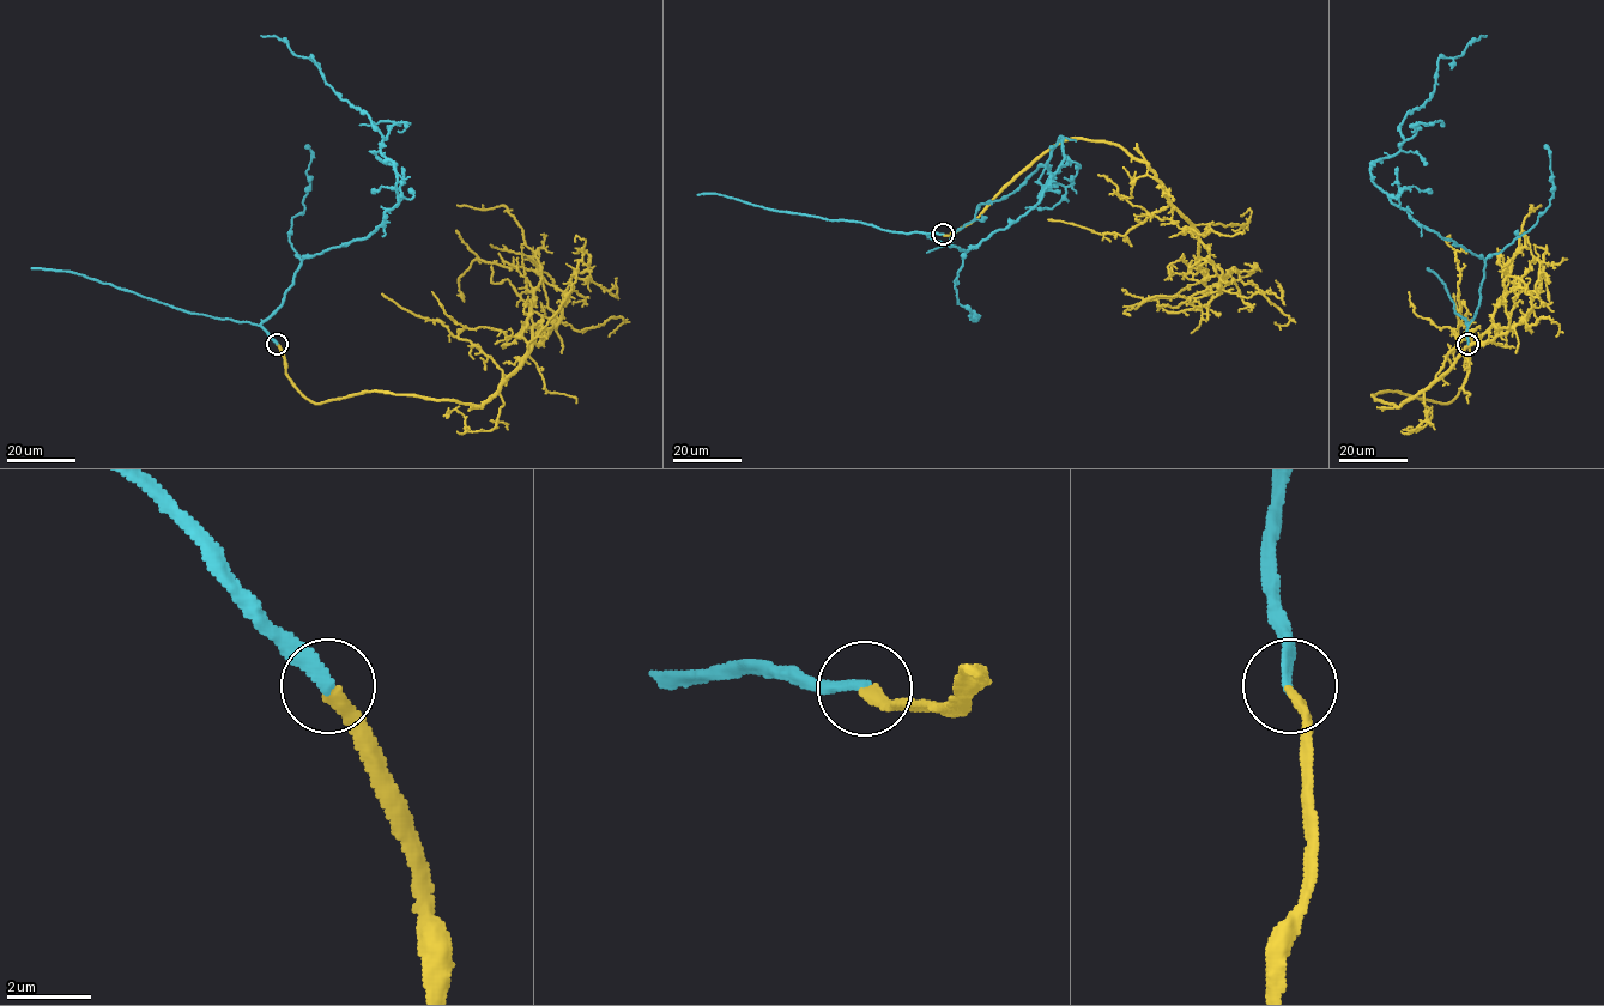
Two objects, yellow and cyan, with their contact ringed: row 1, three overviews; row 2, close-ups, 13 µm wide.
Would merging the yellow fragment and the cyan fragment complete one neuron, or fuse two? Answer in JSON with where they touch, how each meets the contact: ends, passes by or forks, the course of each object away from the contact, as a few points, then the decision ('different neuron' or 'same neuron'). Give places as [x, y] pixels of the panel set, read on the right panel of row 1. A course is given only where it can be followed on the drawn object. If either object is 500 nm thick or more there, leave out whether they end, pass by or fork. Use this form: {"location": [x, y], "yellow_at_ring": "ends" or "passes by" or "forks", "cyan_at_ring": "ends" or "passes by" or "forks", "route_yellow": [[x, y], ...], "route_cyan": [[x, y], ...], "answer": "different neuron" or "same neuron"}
{"location": [1468, 344], "yellow_at_ring": "ends", "cyan_at_ring": "ends", "route_yellow": [[1468, 344], [1447, 404], [1373, 395], [1400, 406], [1508, 326], [1505, 296], [1533, 259], [1549, 302]], "route_cyan": [[1468, 344], [1484, 261], [1392, 202], [1371, 168], [1400, 150], [1400, 125], [1430, 97], [1438, 59], [1487, 35]], "answer": "same neuron"}

